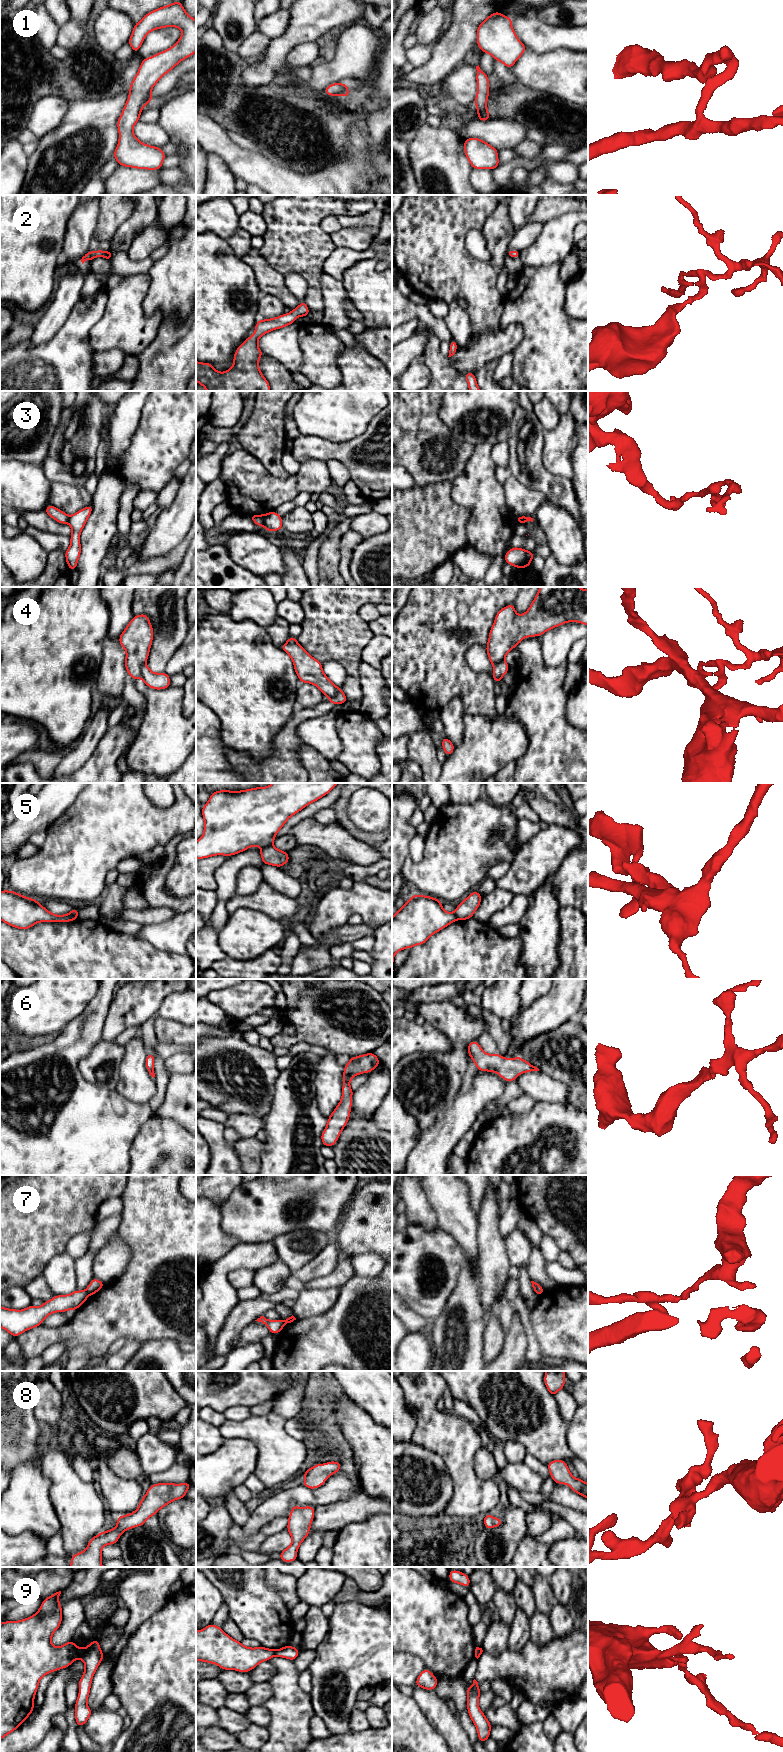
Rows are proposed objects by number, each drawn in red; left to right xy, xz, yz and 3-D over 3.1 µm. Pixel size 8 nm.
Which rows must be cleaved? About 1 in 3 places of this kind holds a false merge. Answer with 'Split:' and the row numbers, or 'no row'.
Split: 3, 4, 5, 7, 9

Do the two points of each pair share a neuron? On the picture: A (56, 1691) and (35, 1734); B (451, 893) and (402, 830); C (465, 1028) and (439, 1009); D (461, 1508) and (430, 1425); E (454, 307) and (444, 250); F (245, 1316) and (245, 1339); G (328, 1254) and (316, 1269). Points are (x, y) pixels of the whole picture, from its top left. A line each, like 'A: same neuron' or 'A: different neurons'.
A: same neuron
B: different neurons
C: same neuron
D: same neuron
E: different neurons
F: different neurons
G: same neuron

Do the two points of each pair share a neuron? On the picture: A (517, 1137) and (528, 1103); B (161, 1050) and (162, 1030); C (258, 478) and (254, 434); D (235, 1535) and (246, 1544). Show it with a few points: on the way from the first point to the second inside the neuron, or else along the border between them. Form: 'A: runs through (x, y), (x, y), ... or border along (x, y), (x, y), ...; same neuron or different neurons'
A: border along (536, 1101), (529, 1110), (513, 1113); different neurons
B: border along (158, 1041), (184, 1046); different neurons
C: border along (242, 448), (252, 454), (272, 475); different neurons
D: runs through (238, 1536), (243, 1541); same neuron

